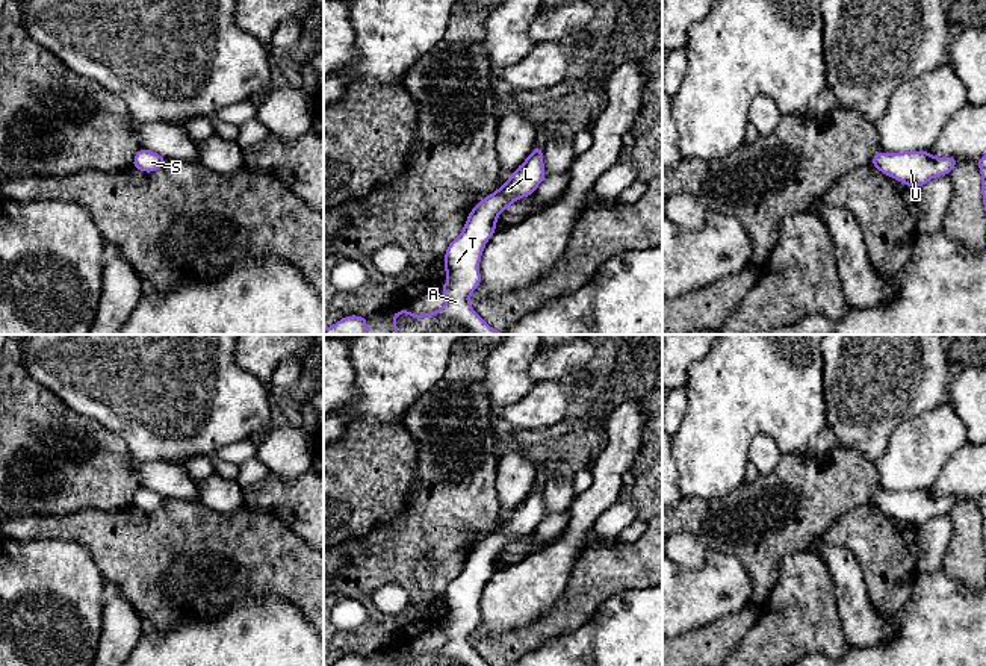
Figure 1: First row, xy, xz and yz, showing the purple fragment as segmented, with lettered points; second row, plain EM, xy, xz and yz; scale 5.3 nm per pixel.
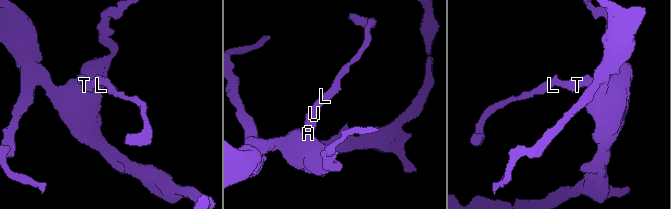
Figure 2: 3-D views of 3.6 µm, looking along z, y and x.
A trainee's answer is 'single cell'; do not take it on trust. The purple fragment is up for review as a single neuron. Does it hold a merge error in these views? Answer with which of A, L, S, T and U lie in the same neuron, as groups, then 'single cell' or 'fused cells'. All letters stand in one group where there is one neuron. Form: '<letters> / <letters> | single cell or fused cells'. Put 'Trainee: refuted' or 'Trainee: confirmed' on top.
Trainee: confirmed
A L S T U | single cell

